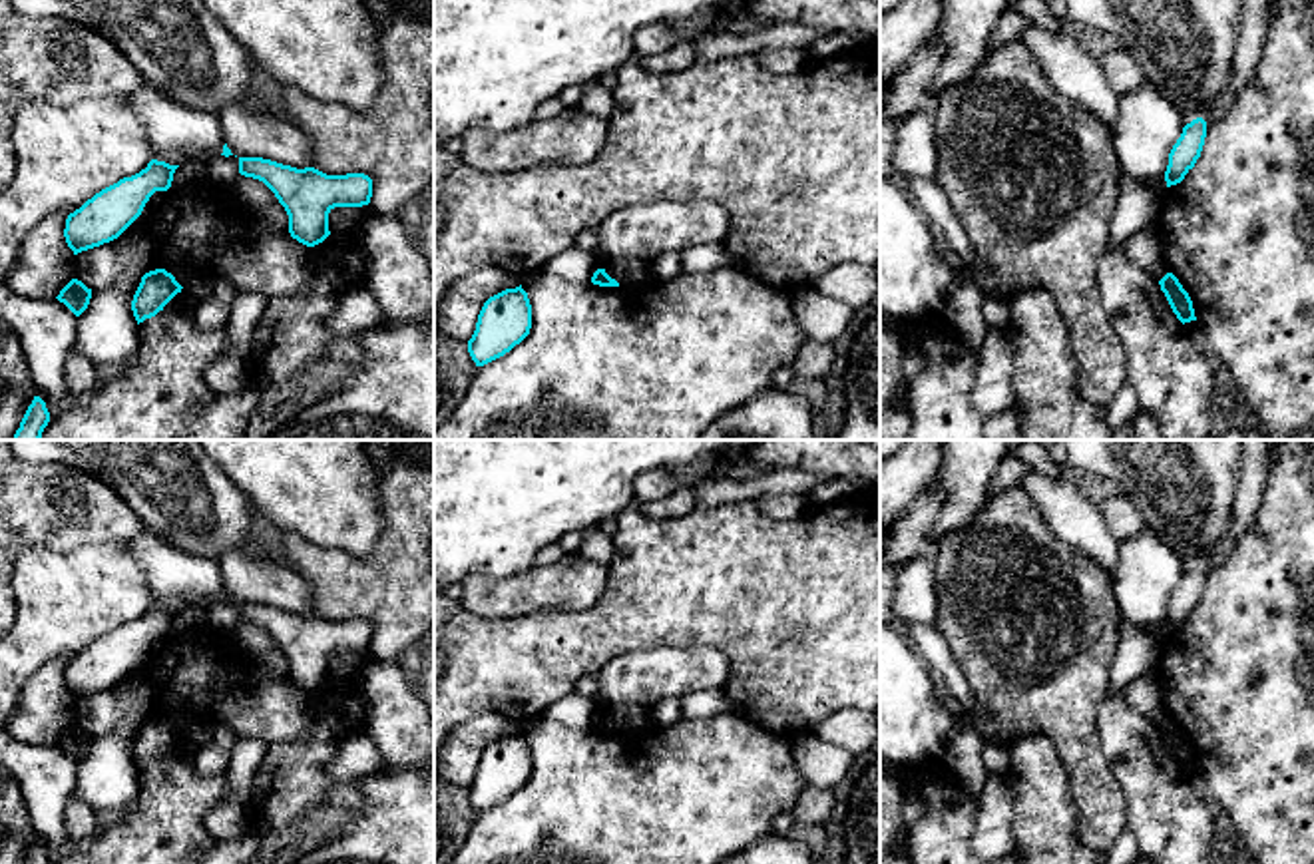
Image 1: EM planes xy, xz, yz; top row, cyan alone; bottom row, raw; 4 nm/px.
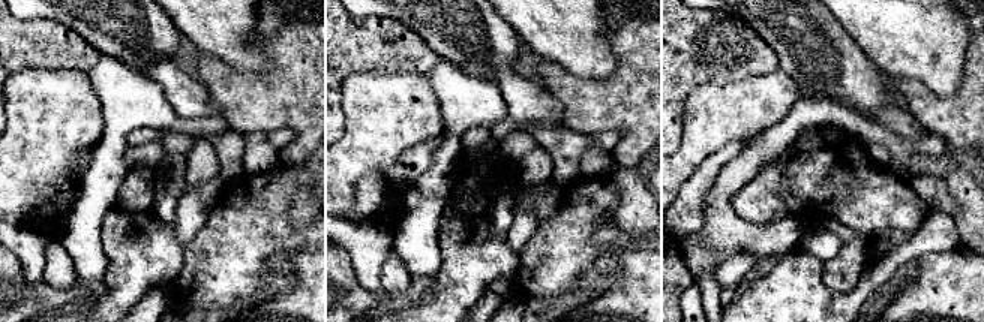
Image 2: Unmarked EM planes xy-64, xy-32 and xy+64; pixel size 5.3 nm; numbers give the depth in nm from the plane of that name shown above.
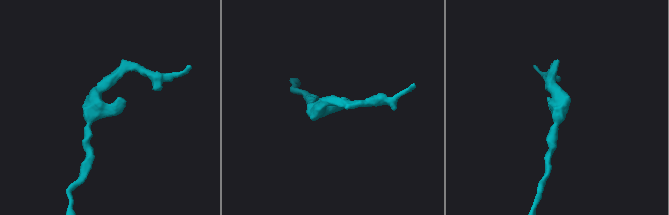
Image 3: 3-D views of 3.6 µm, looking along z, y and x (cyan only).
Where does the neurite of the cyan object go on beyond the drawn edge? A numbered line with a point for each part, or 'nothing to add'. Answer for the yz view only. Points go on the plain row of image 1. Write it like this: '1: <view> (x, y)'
nothing to add

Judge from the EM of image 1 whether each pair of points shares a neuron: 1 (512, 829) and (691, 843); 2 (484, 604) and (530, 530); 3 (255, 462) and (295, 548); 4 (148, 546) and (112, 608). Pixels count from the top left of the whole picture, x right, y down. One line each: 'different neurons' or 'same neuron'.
1: same neuron
2: different neurons
3: different neurons
4: different neurons

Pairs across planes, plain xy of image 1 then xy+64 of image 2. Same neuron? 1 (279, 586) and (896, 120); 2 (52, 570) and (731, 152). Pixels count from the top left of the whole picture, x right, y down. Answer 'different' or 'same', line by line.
1: same
2: different

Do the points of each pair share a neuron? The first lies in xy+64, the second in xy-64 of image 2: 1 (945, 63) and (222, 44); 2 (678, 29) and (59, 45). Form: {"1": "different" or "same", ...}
{"1": "same", "2": "same"}

